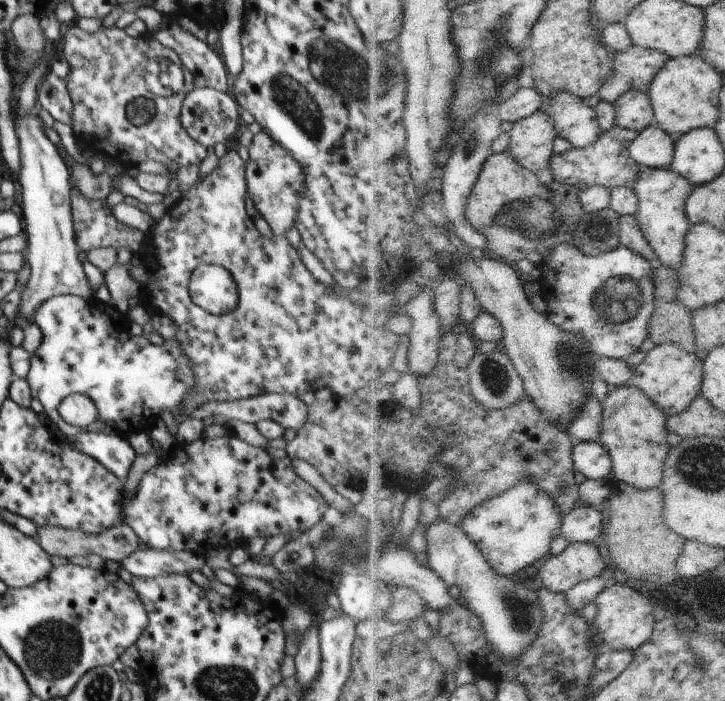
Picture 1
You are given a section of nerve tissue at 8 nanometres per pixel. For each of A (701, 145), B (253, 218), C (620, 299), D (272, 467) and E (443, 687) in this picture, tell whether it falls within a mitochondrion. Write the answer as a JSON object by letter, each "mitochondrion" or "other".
{"A":"other","B":"other","C":"mitochondrion","D":"other","E":"other"}

